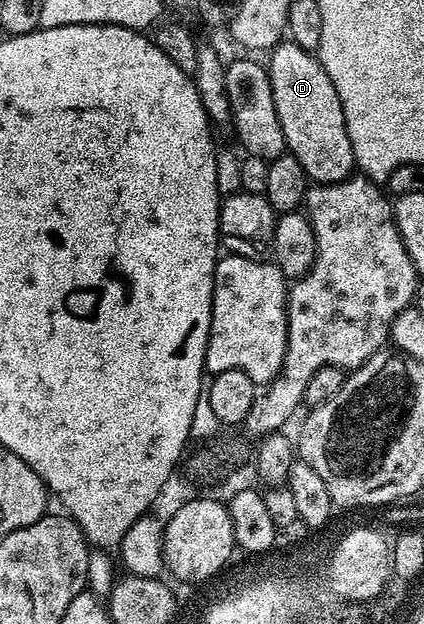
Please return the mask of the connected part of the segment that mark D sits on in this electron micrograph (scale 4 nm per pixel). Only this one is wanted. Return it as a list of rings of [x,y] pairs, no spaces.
[[[292,40],[280,42],[270,51],[269,57],[271,62],[268,61],[266,67],[273,88],[273,108],[277,108],[277,120],[281,120],[281,132],[285,132],[287,150],[299,161],[301,168],[305,168],[312,183],[340,182],[352,177],[356,169],[353,148],[337,88],[333,88],[333,80],[329,80],[326,68],[319,63],[318,57],[312,51],[299,47]]]

